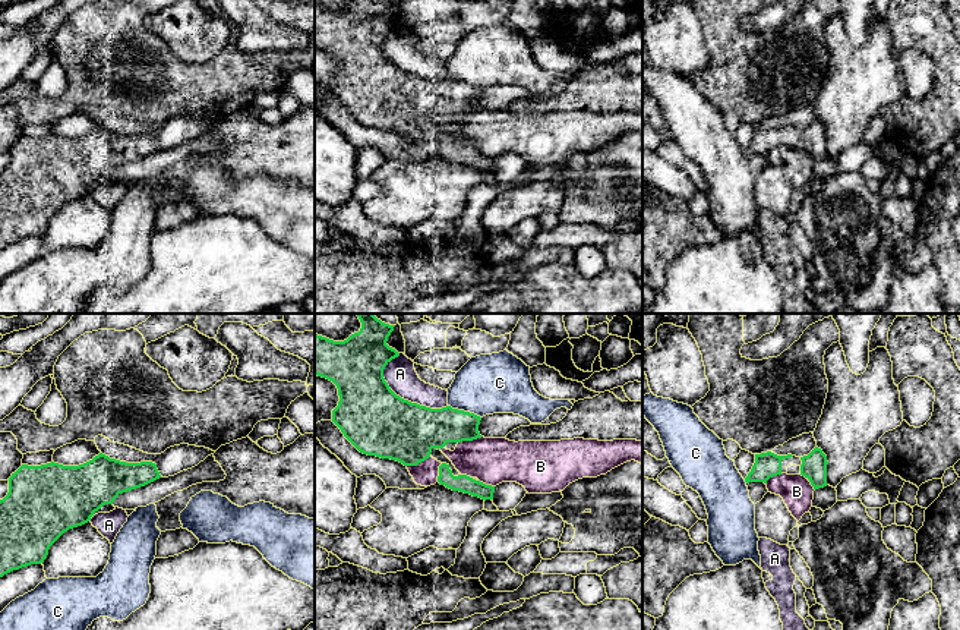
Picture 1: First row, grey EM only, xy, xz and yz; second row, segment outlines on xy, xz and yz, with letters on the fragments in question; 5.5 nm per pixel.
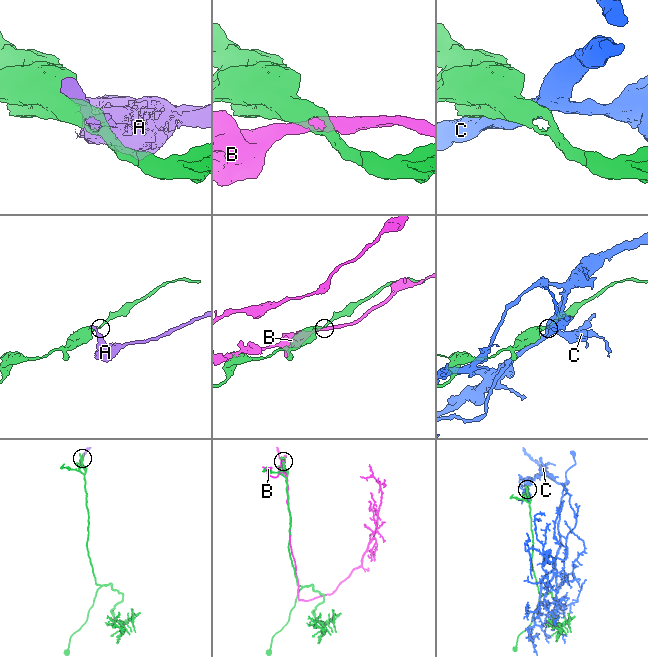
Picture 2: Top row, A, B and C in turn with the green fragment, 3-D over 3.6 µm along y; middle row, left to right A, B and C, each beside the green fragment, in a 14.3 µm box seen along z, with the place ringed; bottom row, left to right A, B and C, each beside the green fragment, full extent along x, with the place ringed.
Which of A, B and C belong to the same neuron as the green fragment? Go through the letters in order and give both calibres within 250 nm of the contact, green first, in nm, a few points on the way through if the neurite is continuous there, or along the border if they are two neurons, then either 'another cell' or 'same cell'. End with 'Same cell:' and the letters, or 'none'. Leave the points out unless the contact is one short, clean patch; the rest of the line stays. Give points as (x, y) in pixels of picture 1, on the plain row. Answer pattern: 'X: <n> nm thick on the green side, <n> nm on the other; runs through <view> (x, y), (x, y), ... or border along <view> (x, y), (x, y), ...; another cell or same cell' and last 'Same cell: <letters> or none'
A: 360 nm thick on the green side, 170 nm on the other; another cell
B: 220 nm thick on the green side, 260 nm on the other; another cell
C: 240 nm thick on the green side, 320 nm on the other; another cell
Same cell: none

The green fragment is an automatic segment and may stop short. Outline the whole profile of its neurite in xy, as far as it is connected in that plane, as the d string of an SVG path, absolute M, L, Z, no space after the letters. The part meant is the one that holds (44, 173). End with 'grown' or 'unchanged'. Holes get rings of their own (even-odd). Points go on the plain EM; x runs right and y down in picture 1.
M100 125L79 138L22 136L9 149L9 164L0 171L0 249L31 236L41 236L50 218L69 201L91 192L95 183L127 163L145 158L161 147L152 133L126 135Z; unchanged

